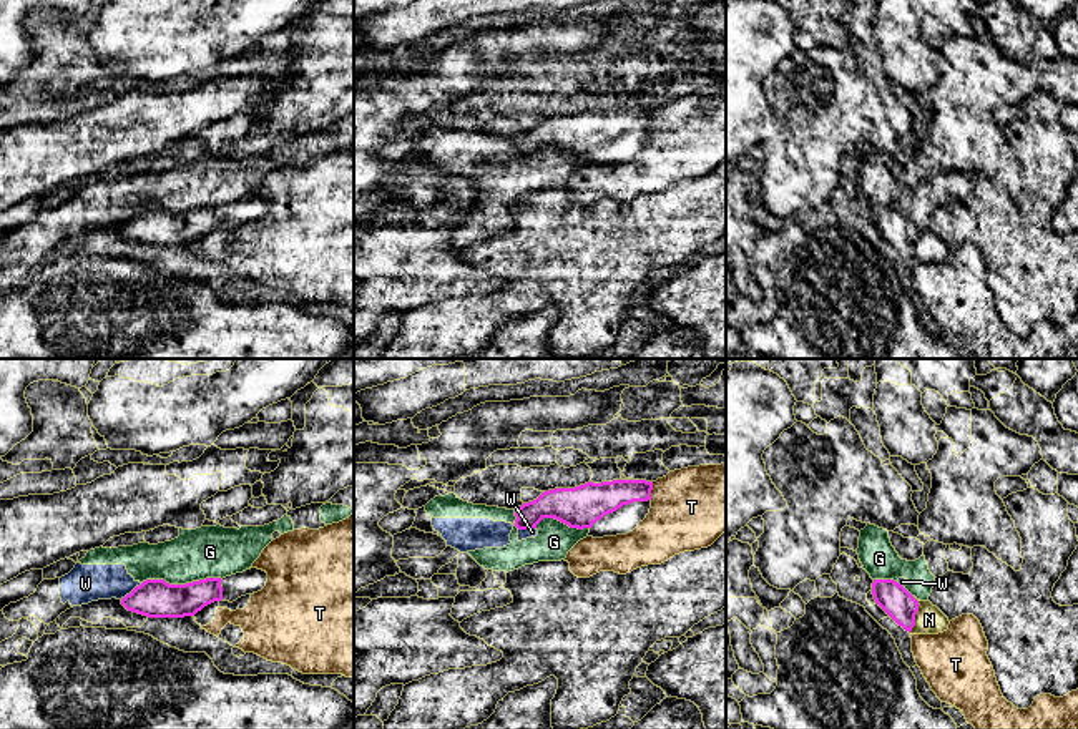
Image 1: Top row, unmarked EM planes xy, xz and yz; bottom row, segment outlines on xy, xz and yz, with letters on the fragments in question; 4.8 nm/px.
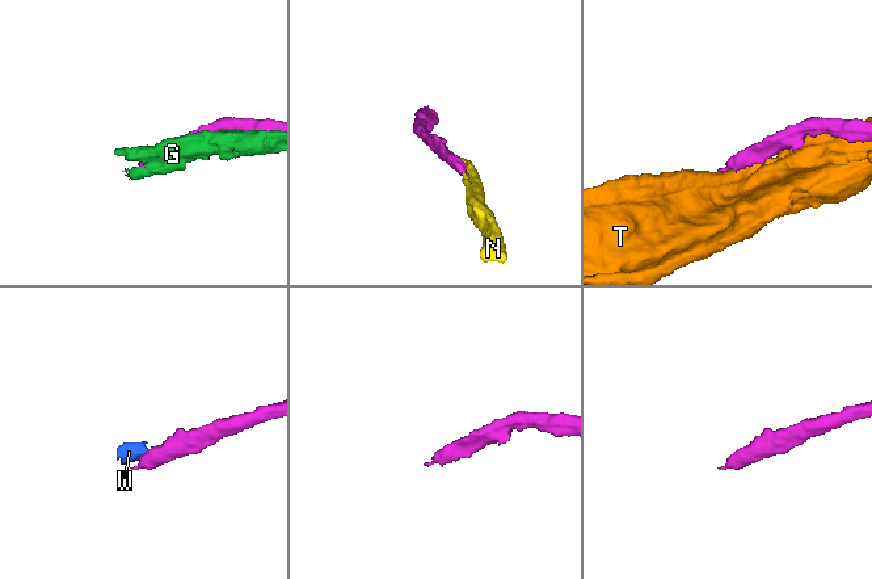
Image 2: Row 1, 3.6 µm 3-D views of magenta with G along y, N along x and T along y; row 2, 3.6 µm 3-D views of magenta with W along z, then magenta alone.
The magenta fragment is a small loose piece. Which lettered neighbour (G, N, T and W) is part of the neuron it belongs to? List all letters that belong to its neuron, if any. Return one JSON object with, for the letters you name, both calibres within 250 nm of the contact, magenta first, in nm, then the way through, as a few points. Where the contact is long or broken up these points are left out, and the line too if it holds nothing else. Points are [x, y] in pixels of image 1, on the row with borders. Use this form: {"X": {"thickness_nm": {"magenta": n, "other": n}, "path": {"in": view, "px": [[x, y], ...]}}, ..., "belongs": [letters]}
{"N": {"thickness_nm": {"magenta": 150, "other": 140}}, "belongs": ["N"]}

